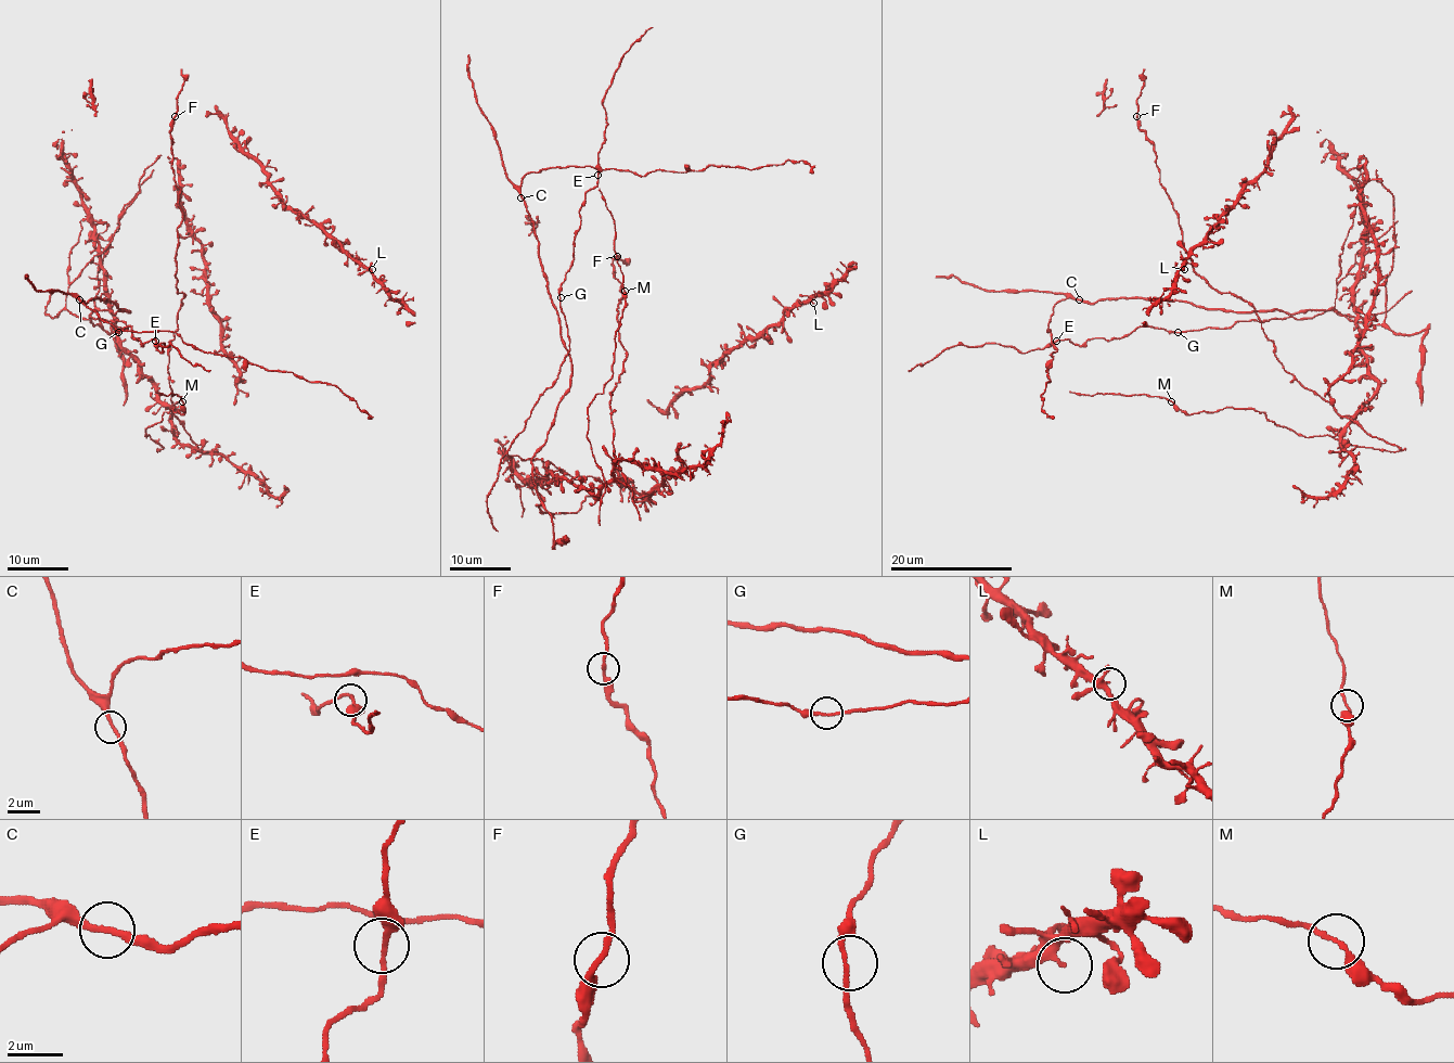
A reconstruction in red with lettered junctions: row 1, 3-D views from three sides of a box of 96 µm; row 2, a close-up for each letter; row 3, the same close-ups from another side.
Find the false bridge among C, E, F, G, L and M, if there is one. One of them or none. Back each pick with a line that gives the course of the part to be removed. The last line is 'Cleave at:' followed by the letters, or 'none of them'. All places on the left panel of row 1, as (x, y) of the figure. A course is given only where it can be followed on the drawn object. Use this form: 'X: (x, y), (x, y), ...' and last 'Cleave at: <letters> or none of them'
Cleave at: none of them

